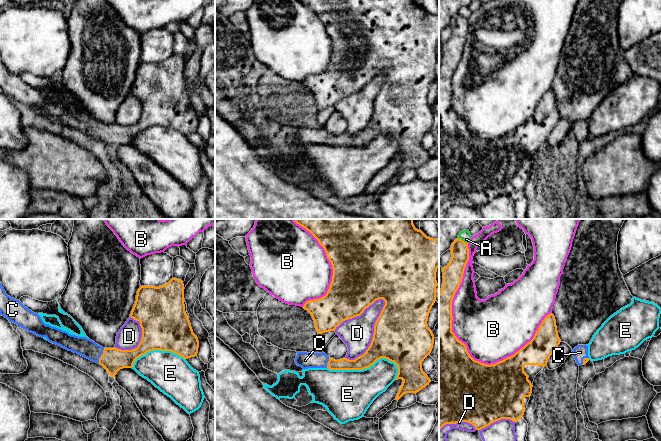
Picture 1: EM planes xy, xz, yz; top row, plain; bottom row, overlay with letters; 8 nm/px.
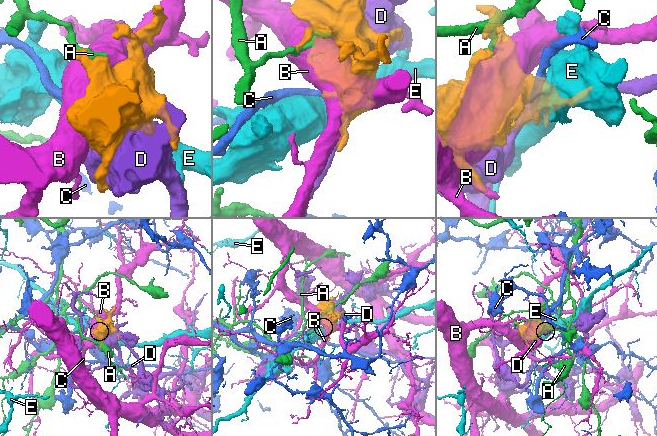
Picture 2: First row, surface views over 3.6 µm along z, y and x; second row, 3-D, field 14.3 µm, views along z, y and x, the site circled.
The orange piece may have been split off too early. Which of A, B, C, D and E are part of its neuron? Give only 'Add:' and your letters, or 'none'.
Add: C

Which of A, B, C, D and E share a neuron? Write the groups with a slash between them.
A / B / C / D / E

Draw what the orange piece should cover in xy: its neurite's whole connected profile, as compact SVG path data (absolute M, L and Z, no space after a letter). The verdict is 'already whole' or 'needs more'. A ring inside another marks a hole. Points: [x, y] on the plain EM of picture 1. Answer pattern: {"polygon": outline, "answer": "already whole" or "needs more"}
{"polygon": "M172 54L168 59L155 63L155 62L140 62L137 67L136 77L131 87L130 93L136 97L140 98L142 104L142 114L137 124L132 126L121 126L118 124L103 124L102 122L96 120L94 117L86 113L78 113L71 111L66 107L52 103L49 100L45 100L41 93L25 83L19 76L11 74L8 72L0 59L0 91L7 94L10 98L13 98L20 102L21 104L27 106L28 108L34 109L40 113L46 113L47 117L59 121L62 124L77 129L93 138L102 141L111 153L115 153L117 148L123 144L132 144L135 136L142 131L145 131L149 127L161 126L161 127L171 127L184 135L197 132L199 117L197 112L193 109L190 97L185 88L184 81L184 60L183 57Z", "answer": "needs more"}

